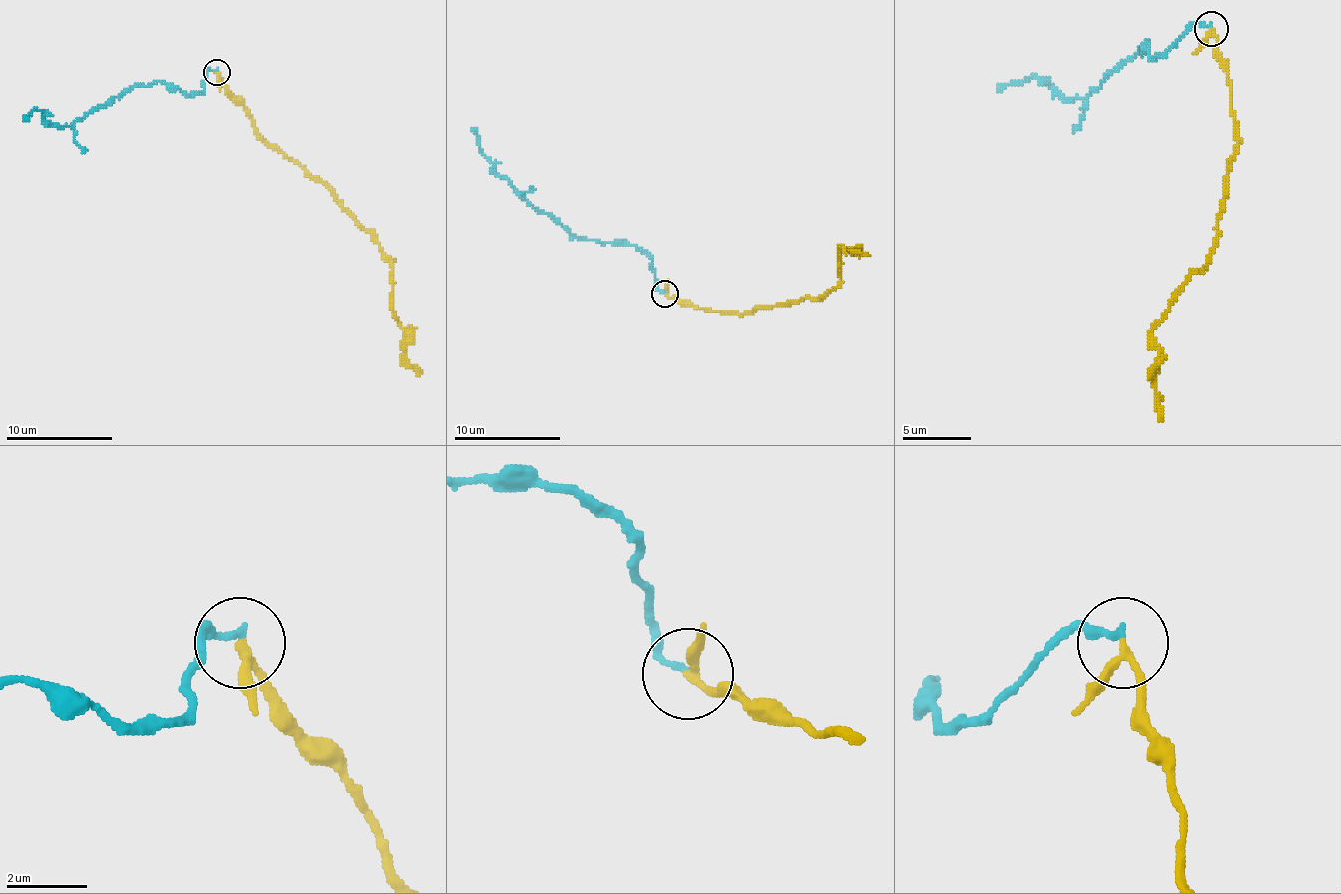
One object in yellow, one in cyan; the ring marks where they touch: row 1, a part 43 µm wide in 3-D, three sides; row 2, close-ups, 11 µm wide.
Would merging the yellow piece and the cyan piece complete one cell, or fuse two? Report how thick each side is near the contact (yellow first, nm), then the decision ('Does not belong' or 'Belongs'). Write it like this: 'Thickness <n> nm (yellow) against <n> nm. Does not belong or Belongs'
Thickness 180 nm (yellow) against 160 nm. Does not belong

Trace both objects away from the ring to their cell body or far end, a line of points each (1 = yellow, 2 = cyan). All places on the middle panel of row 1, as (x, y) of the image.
1: (665, 293), (694, 309), (753, 314), (771, 306), (819, 298), (841, 282), (841, 247), (846, 253), (870, 255)
2: (665, 293), (657, 282), (652, 261), (636, 247), (577, 239), (519, 194), (498, 176), (471, 128)

